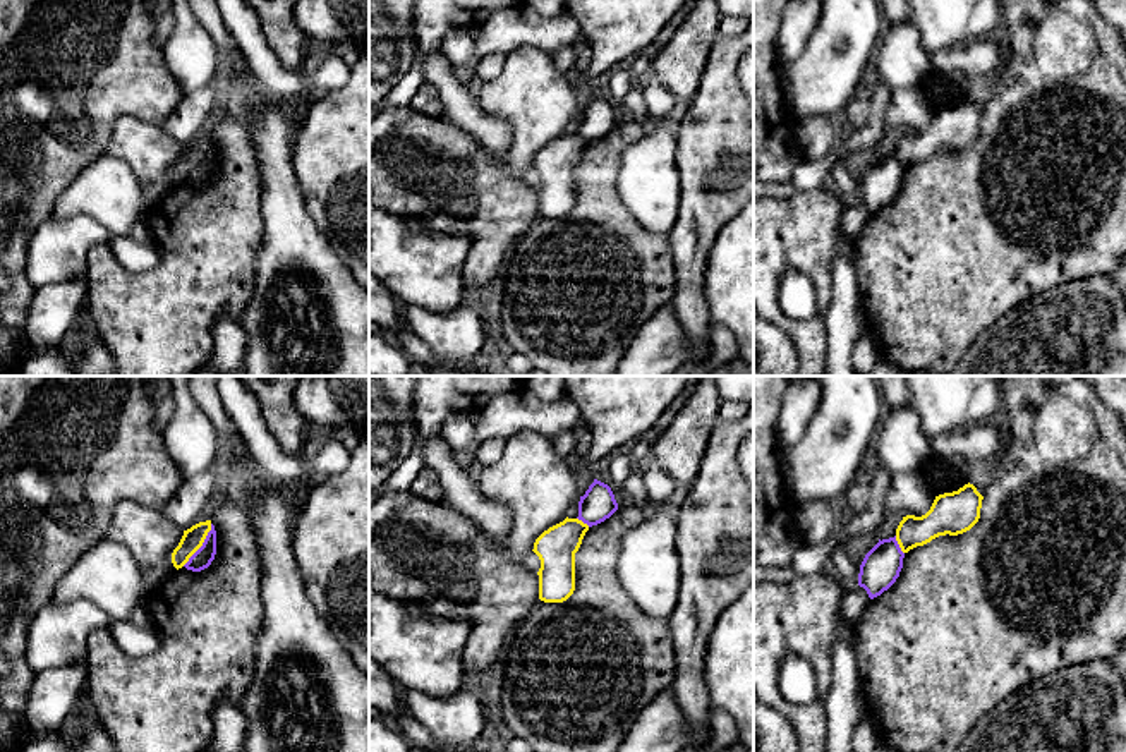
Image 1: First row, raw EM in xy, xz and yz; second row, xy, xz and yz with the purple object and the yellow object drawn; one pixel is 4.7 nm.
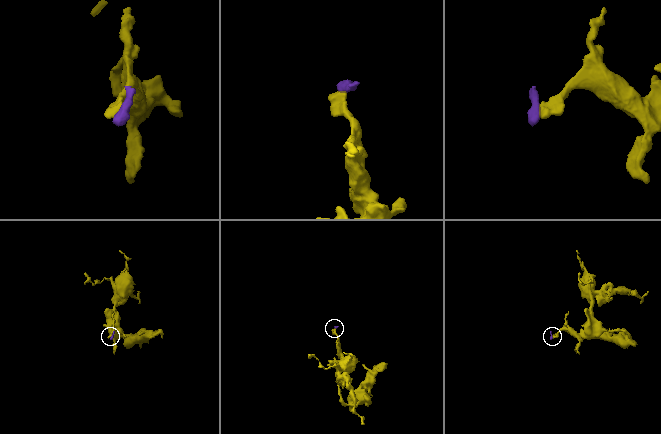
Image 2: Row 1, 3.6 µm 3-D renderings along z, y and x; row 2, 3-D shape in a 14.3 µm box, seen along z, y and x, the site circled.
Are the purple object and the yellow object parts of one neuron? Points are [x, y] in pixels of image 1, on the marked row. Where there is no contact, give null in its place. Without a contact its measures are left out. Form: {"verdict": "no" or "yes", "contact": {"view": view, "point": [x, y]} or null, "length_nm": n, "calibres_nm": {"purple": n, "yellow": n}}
{"verdict": "no", "contact": {"view": "xy", "point": [203, 545]}, "length_nm": 240, "calibres_nm": {"purple": 90, "yellow": 100}}

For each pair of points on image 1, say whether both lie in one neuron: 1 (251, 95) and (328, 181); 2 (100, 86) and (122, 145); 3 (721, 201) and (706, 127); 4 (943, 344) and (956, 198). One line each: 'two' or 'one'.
1: two
2: two
3: one
4: one

